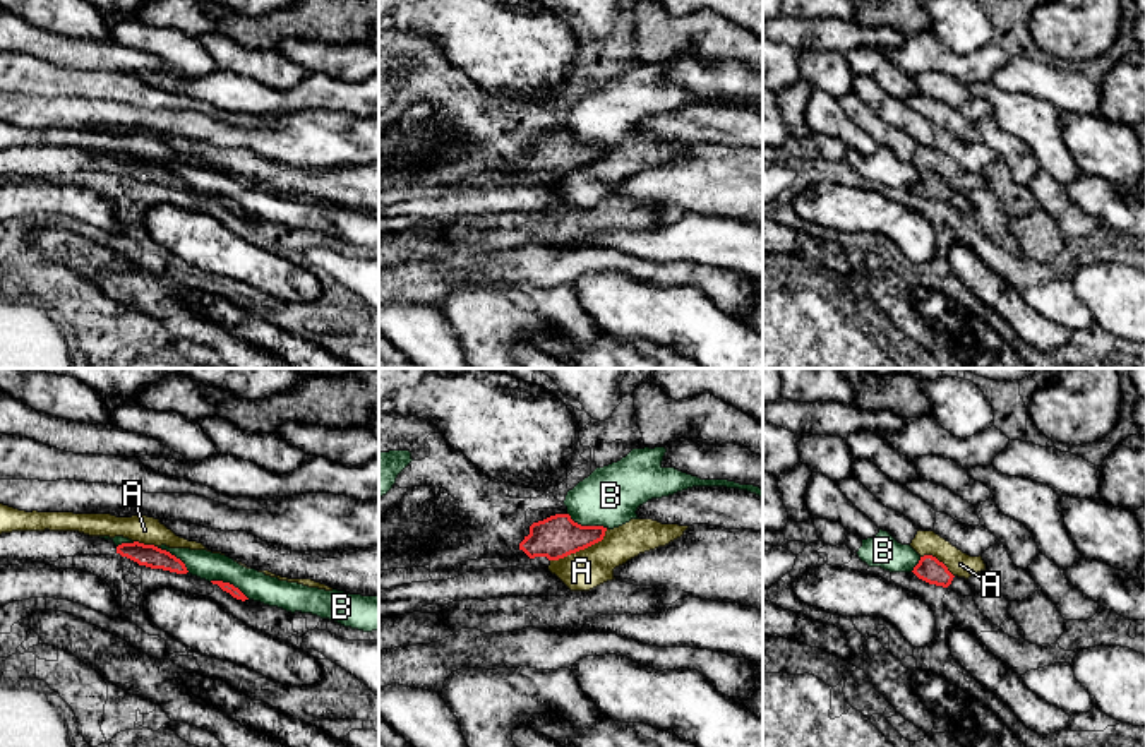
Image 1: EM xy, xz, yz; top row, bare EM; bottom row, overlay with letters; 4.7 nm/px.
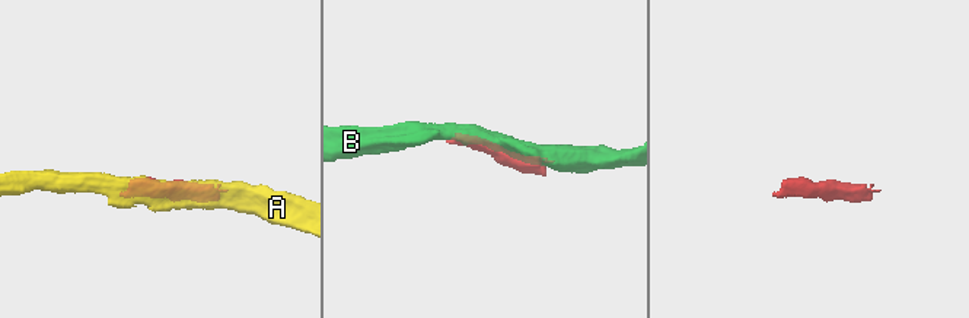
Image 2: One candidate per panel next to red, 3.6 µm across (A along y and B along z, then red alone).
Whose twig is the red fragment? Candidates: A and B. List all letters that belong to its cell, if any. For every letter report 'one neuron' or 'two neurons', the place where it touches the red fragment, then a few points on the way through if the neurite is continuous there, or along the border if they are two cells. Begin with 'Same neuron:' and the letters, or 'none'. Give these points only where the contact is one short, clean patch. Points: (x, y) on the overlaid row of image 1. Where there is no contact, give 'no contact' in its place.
Same neuron: none
A: two neurons; meets red in xz at (581, 549)
B: two neurons; meets red in xz at (587, 526)

